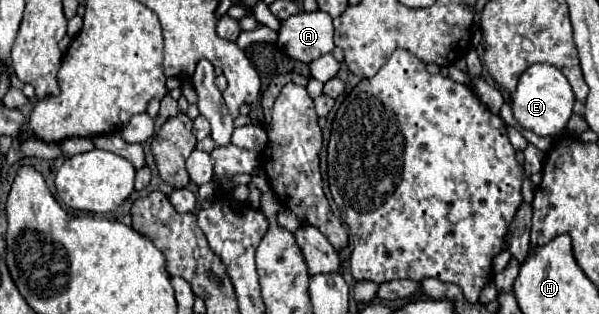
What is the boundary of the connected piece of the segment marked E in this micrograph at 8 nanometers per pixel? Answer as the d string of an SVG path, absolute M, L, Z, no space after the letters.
M532 65L520 75L512 111L520 127L530 129L540 137L556 137L566 129L566 123L572 117L574 101L574 91L560 69L552 65Z

